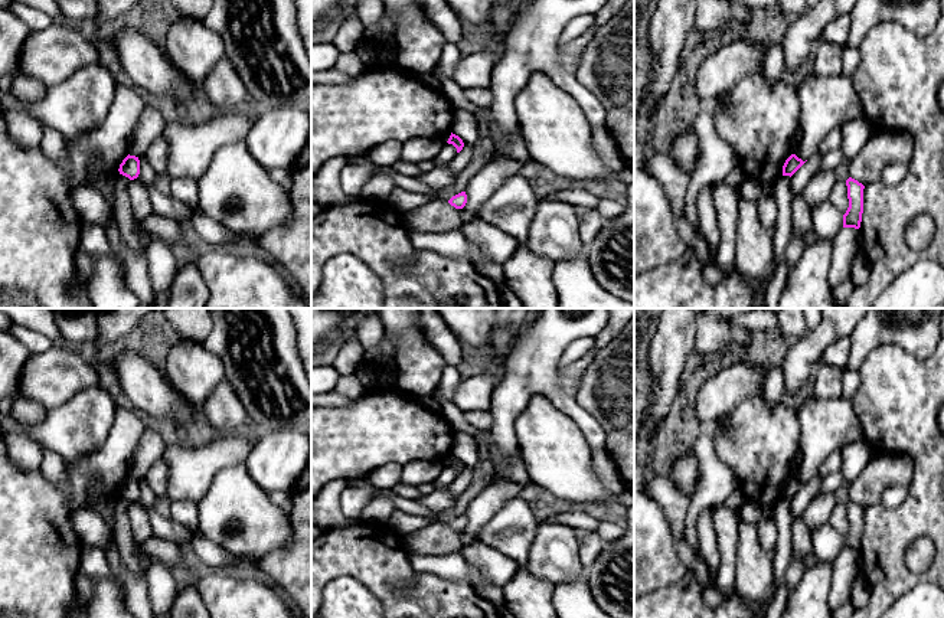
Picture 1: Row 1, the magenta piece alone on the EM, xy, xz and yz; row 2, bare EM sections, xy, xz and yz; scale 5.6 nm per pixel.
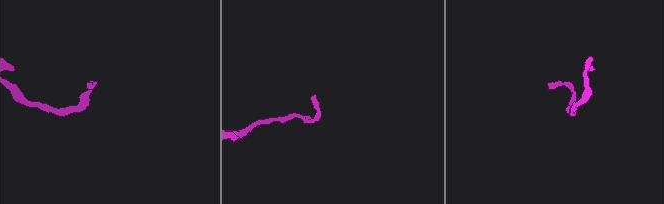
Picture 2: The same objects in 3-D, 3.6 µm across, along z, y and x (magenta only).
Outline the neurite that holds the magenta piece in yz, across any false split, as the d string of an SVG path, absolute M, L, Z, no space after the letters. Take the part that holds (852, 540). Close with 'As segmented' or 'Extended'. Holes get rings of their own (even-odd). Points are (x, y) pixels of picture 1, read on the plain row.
M849 500L846 503L849 530L843 537L843 550L860 550L863 536L863 511L865 509L858 503Z. As segmented

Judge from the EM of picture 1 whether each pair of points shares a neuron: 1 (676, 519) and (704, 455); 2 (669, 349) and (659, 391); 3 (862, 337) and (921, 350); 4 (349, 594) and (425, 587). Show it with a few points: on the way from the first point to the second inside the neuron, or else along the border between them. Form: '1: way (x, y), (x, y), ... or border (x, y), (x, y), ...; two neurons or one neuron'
1: border (689, 500), (683, 533); two neurons
2: way (666, 359), (666, 381); one neuron
3: way (876, 334), (907, 336); one neuron
4: border (340, 576), (353, 576), (382, 602); two neurons

